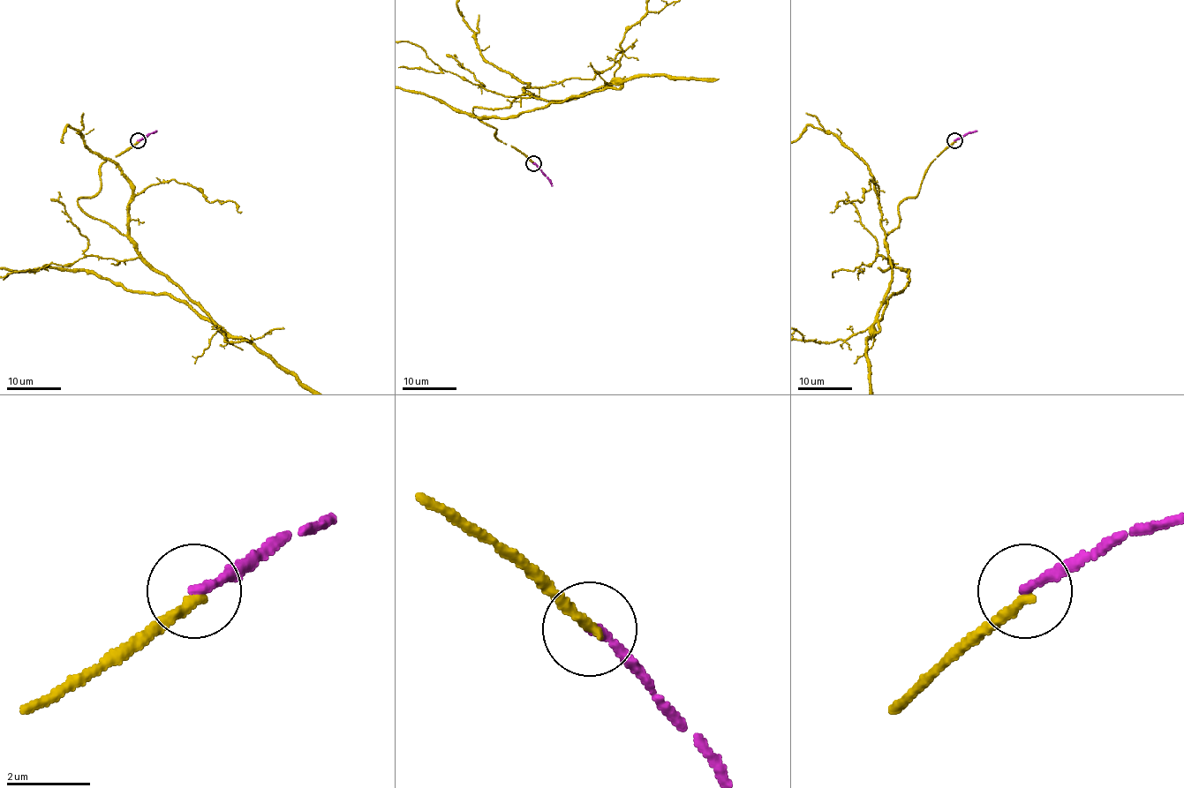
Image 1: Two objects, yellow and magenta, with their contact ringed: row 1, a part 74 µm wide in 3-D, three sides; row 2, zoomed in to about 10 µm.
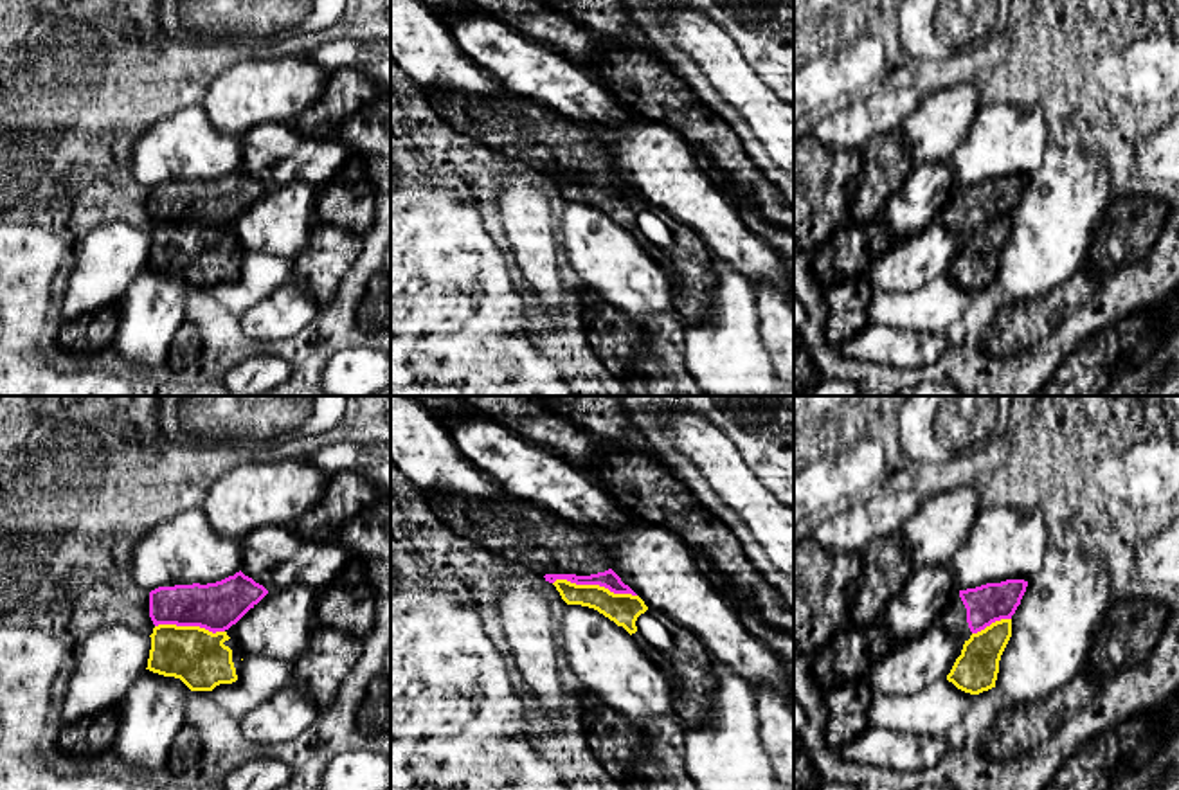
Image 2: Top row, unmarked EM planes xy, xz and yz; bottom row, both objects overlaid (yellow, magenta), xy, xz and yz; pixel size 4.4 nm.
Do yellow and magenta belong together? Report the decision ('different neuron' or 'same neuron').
different neuron

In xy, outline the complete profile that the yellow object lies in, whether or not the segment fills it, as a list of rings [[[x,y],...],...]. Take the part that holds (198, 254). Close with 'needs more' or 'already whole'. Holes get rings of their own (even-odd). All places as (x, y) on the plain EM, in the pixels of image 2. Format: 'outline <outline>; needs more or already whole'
outline [[[158,221],[149,234],[146,266],[180,275],[191,288],[212,288],[239,274],[241,252],[227,229]]]; needs more

